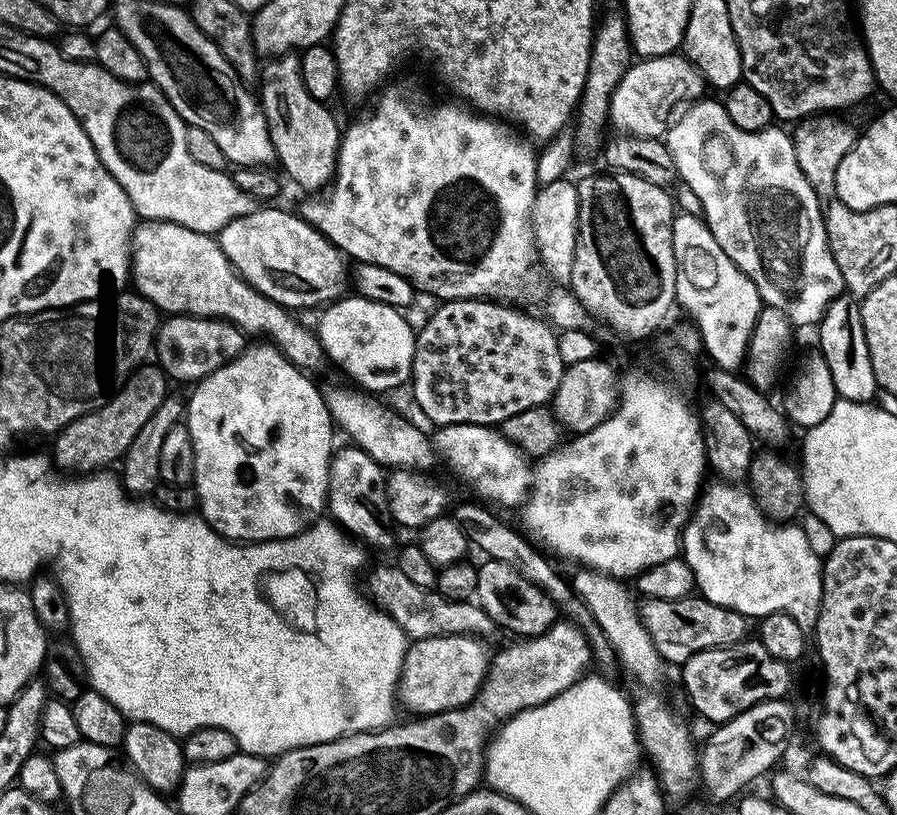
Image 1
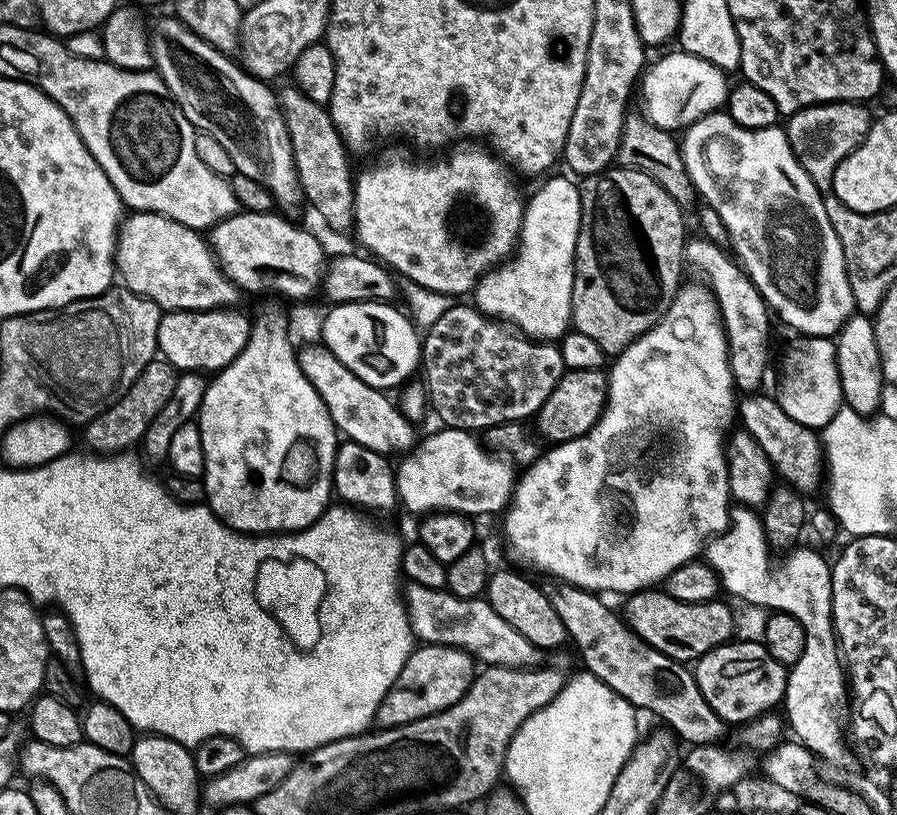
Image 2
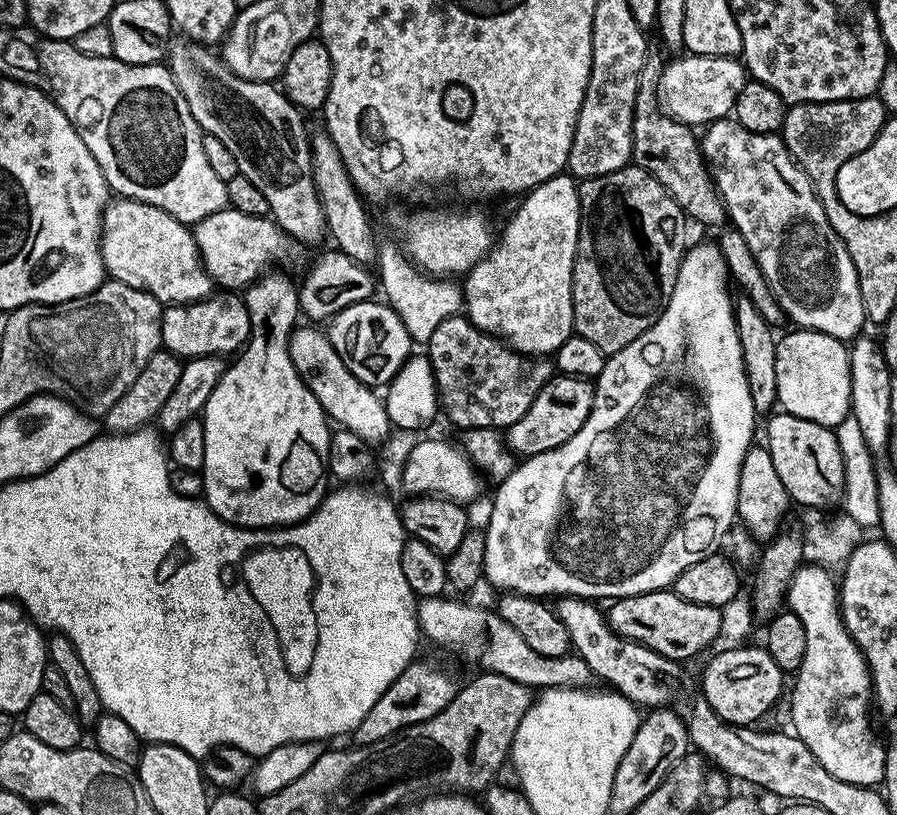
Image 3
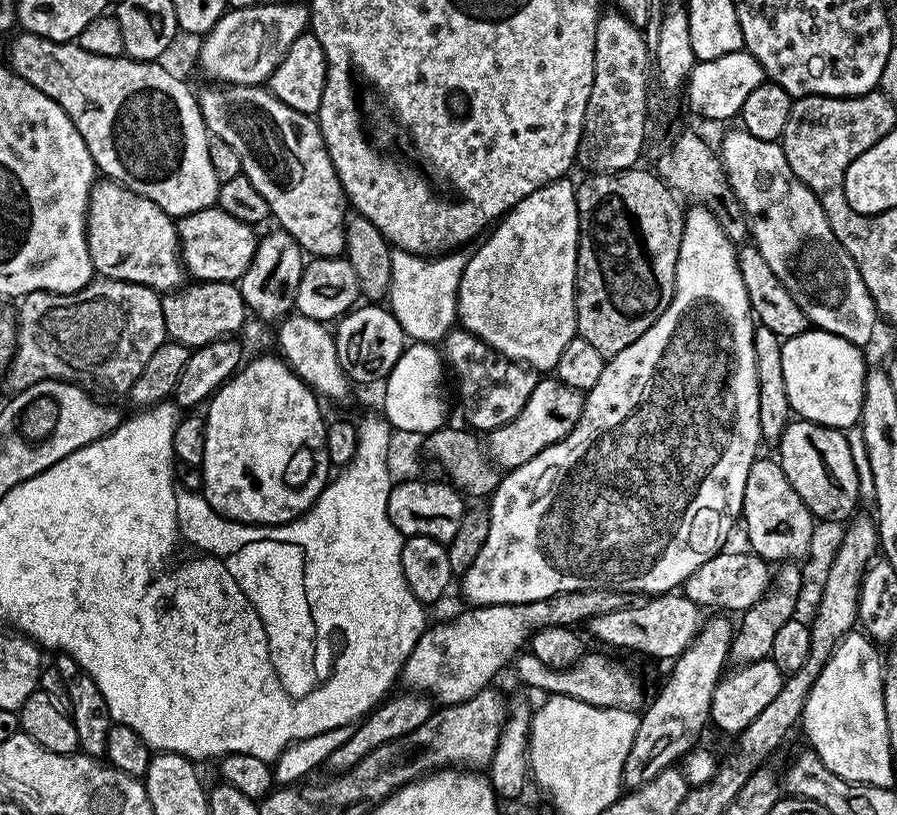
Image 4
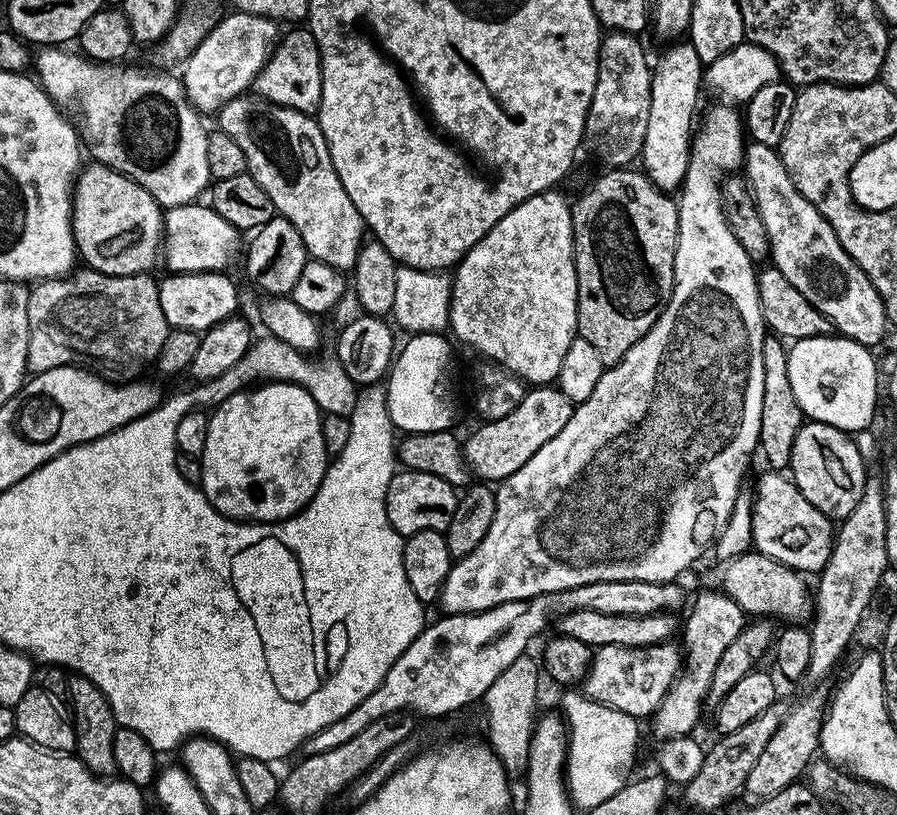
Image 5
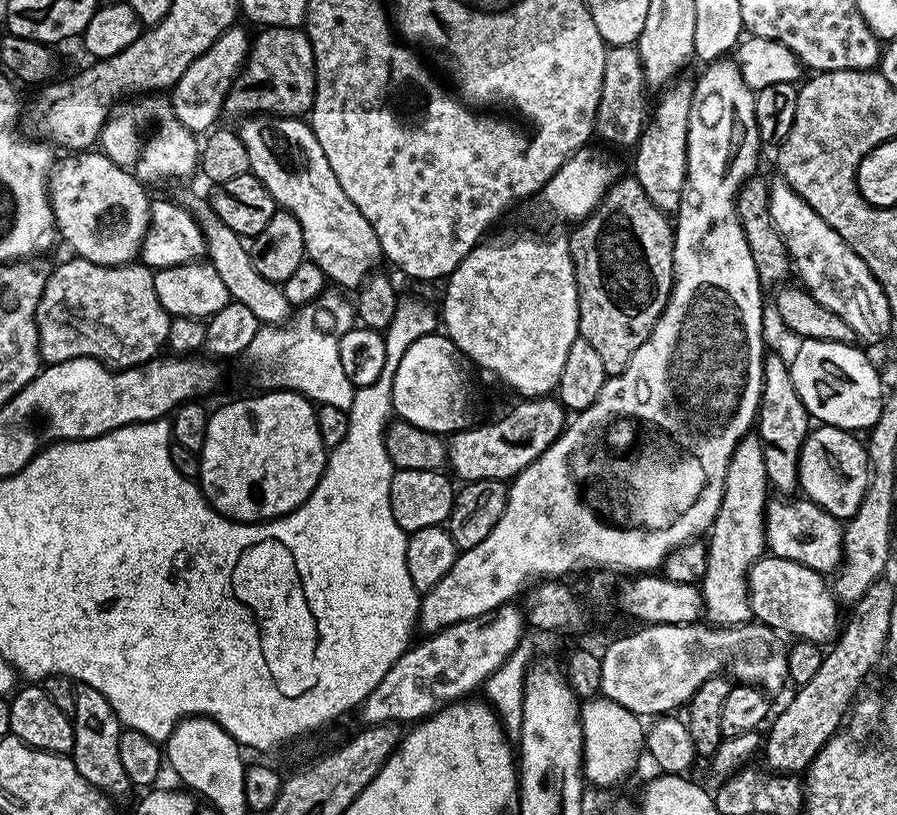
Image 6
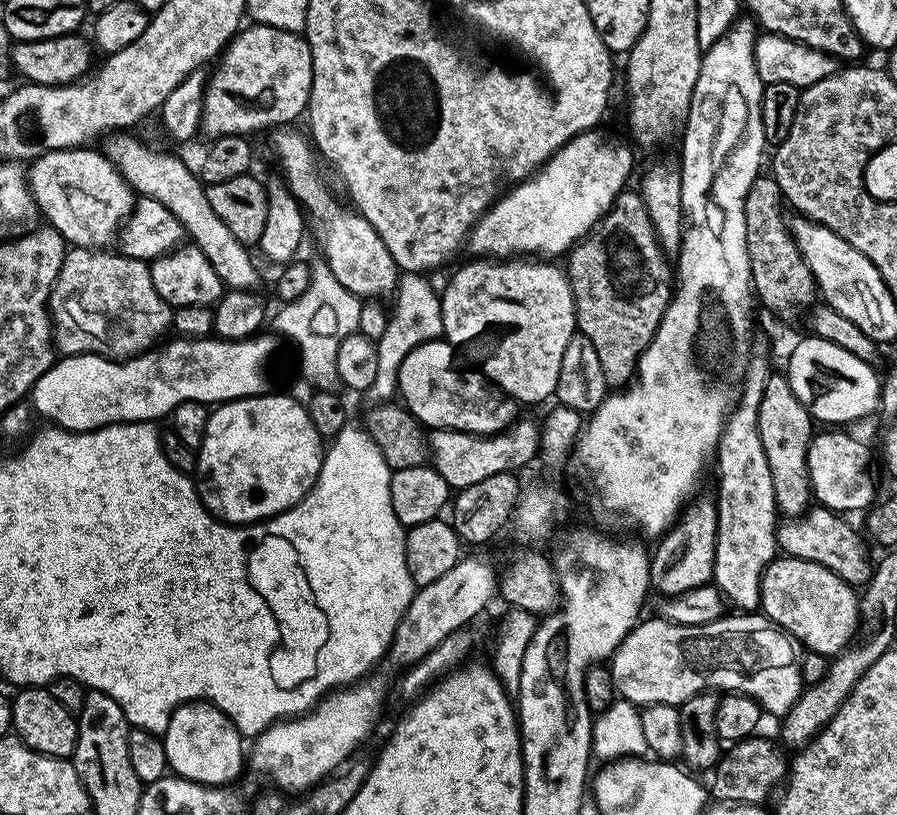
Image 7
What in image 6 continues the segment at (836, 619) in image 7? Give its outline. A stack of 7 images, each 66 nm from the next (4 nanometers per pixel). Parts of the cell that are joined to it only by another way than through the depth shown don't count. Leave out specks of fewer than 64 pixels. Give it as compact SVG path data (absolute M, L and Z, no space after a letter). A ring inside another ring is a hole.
M771 554L761 556L748 572L748 601L753 617L757 621L760 619L768 628L781 628L784 632L793 632L793 637L810 640L821 646L827 645L837 635L841 620L836 613L838 601L824 580L821 573L798 562Z

